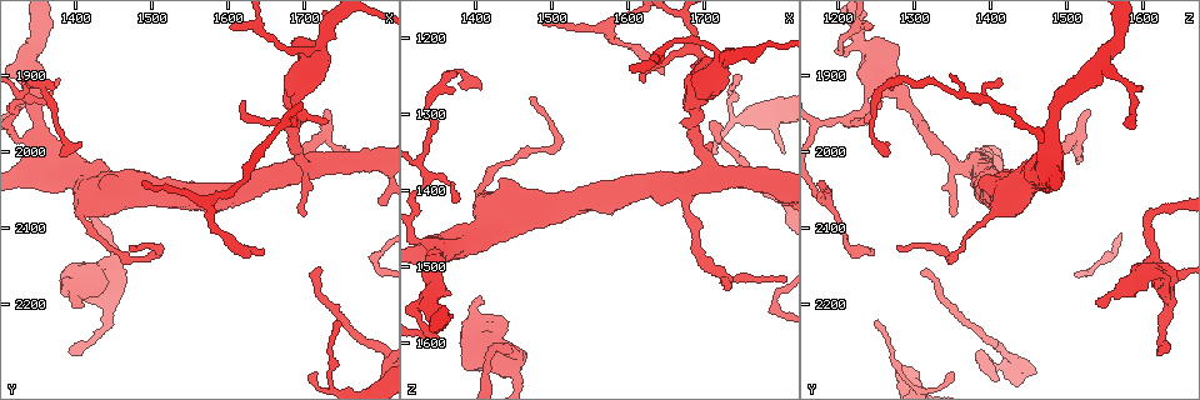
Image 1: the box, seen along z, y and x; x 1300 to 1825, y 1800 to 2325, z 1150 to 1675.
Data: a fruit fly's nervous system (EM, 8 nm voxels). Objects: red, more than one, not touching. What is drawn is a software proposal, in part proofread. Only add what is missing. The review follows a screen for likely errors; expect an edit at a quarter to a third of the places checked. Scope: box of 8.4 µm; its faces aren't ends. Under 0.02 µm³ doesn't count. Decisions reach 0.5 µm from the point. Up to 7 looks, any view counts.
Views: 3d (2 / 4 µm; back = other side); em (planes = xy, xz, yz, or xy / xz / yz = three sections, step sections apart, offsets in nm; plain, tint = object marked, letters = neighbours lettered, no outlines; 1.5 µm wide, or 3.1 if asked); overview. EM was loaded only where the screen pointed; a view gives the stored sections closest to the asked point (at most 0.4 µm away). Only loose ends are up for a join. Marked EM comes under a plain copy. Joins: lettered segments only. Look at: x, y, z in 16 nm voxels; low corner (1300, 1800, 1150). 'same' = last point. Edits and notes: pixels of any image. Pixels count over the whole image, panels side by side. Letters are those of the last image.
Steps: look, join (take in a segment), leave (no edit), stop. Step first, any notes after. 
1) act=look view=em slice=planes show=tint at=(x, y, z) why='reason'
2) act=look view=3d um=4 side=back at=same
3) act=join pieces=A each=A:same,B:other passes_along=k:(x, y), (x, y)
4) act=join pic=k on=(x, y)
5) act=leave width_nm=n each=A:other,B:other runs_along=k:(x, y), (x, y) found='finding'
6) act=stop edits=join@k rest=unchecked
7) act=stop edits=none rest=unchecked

act=look view=em slice=planes show=letters at=(1620, 1935, 1255) why='free end'

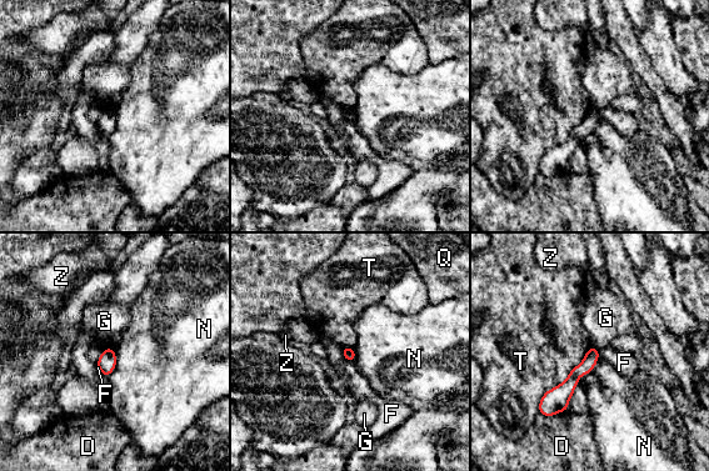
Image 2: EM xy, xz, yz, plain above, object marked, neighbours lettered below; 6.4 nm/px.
act=leave width_nm=80 each=D:other,F:other,G:other,N:other,Q:other,T:other,Z:other runs_along=2:(593, 351), (590, 360), (544, 411) found='no lettered segment goes on from it'

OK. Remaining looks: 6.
act=look view=3d um=4 at=(1705, 2165, 1310) why='thin end'

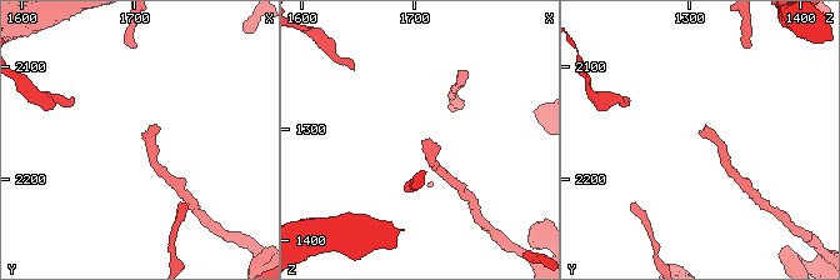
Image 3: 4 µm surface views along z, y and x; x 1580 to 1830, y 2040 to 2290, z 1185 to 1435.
act=look view=em slice=planes show=letters at=(1708, 2162, 1310)

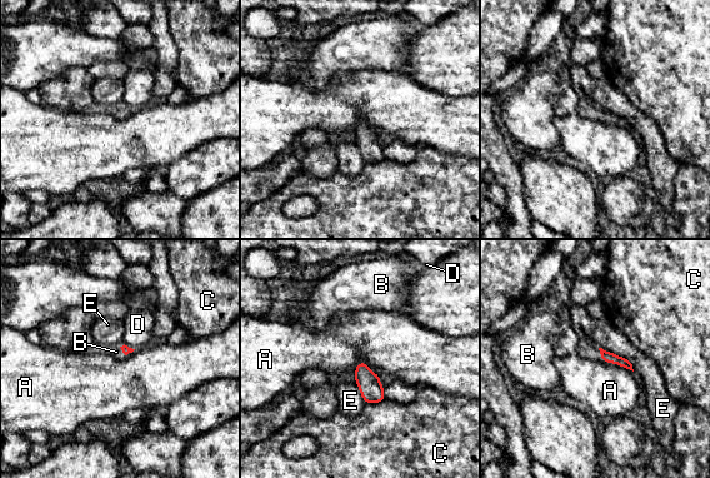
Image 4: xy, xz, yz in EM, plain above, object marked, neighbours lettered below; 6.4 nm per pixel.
act=join pieces=B each=A:other,B:same,C:other,D:other,E:other passes_along=4:(608, 357), (600, 353), (574, 344) found='the neuron continues'

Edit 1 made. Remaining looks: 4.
act=look view=em slice=yz step=8 show=tint at=(1795, 2065, 1415) why='thin end'

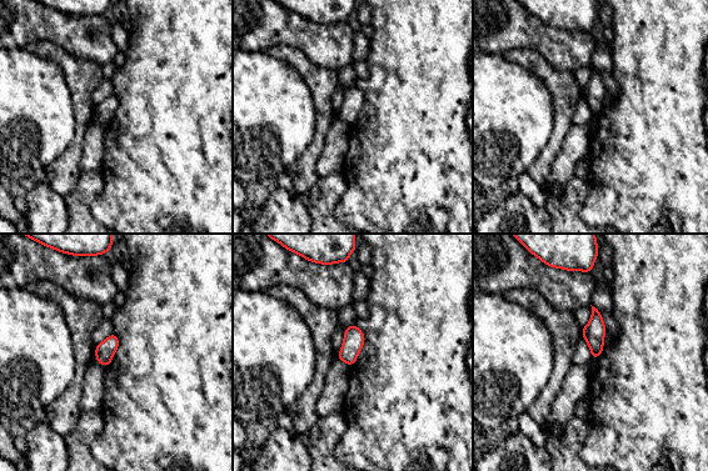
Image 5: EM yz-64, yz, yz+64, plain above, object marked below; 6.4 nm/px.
act=look view=em slice=planes show=letters at=same

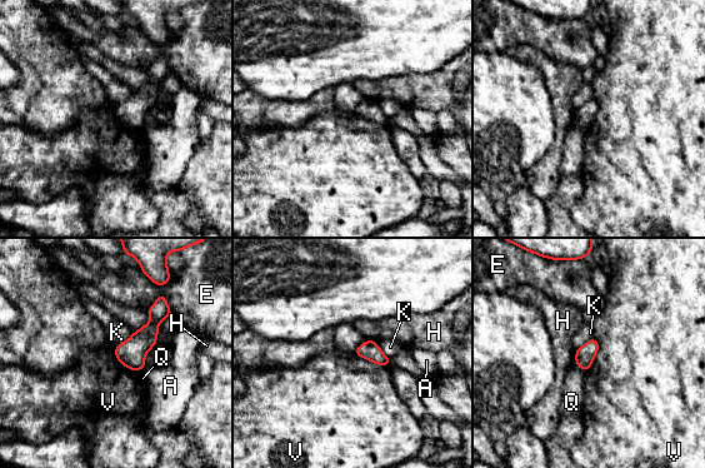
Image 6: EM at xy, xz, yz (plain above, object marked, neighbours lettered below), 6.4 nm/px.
act=leave longest_contact=V:240nm each=A:other,E:other,H:other,K:other,Q:other,V:other found='none of them fits'

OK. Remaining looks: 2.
act=stop edits=join@4 rest=unchecked

